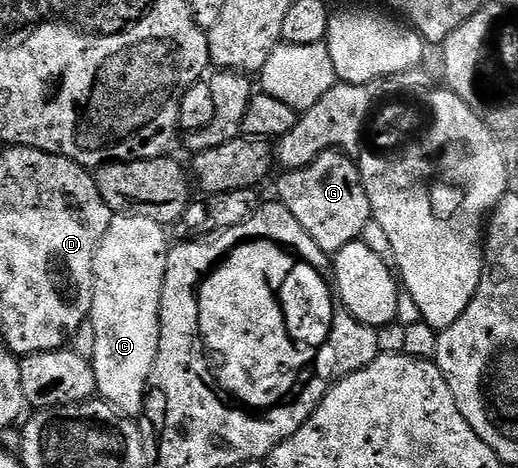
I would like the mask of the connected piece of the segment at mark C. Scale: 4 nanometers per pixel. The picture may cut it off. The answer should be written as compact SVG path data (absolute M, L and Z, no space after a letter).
M129 214L116 216L101 237L96 252L96 301L92 303L90 315L96 325L96 357L91 359L92 371L96 373L99 397L113 402L128 416L139 415L144 409L156 353L160 351L160 301L170 253L170 241L164 230L161 223L149 218Z

